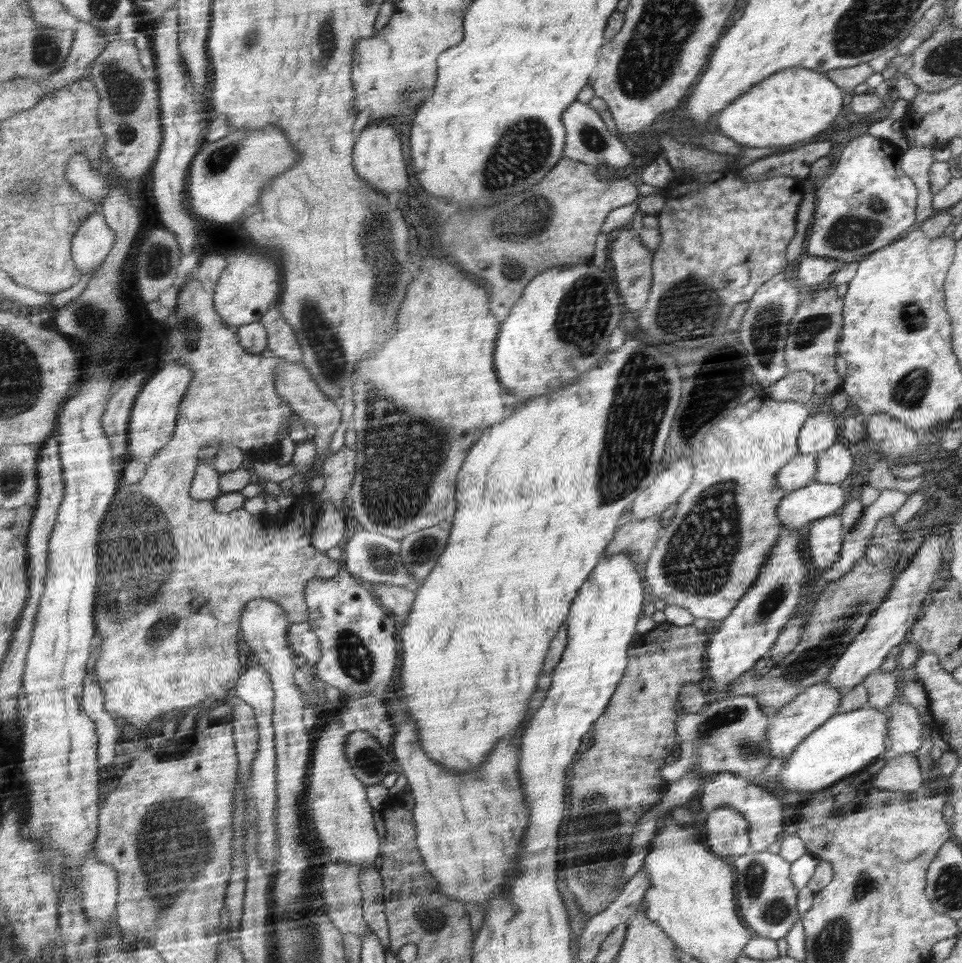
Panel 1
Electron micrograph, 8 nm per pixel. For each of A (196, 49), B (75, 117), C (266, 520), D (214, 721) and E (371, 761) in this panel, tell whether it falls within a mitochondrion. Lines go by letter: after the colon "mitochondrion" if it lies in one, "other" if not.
A: other
B: other
C: other
D: other
E: mitochondrion

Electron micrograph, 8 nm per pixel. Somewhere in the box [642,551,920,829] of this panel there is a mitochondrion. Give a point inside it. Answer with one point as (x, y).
(814, 657)

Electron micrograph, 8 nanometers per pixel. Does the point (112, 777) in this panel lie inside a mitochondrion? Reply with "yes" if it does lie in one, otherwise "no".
no

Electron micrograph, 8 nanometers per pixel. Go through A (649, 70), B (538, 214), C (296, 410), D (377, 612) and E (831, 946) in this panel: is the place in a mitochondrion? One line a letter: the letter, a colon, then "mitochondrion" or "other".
A: mitochondrion
B: mitochondrion
C: other
D: other
E: mitochondrion

